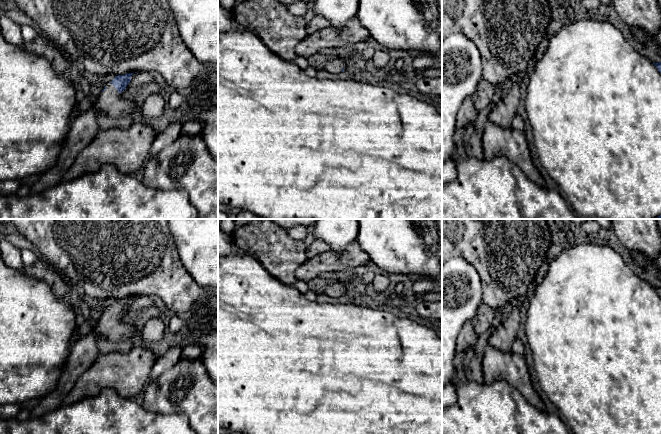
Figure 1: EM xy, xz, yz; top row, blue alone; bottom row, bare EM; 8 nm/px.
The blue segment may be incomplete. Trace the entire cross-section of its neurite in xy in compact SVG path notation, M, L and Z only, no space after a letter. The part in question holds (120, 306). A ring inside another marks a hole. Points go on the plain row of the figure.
M134 297L118 299L107 308L94 330L81 337L72 348L68 360L61 371L56 387L41 398L40 403L31 410L30 418L40 417L62 405L66 393L74 386L77 379L88 370L99 352L99 340L113 343L129 342L134 344L136 328L122 320Z

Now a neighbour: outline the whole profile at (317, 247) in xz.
M315 239L307 246L306 255L308 258L311 258L328 251L330 251L330 246L327 243Z

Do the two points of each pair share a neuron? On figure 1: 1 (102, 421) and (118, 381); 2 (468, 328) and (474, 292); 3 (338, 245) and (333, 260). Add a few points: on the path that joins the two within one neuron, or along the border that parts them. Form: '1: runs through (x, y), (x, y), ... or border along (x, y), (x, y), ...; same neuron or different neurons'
1: border along (91, 396), (103, 388), (112, 388), (133, 399); different neurons
2: border along (471, 319), (461, 328), (456, 340); different neurons
3: border along (356, 239), (342, 251), (330, 251); different neurons

